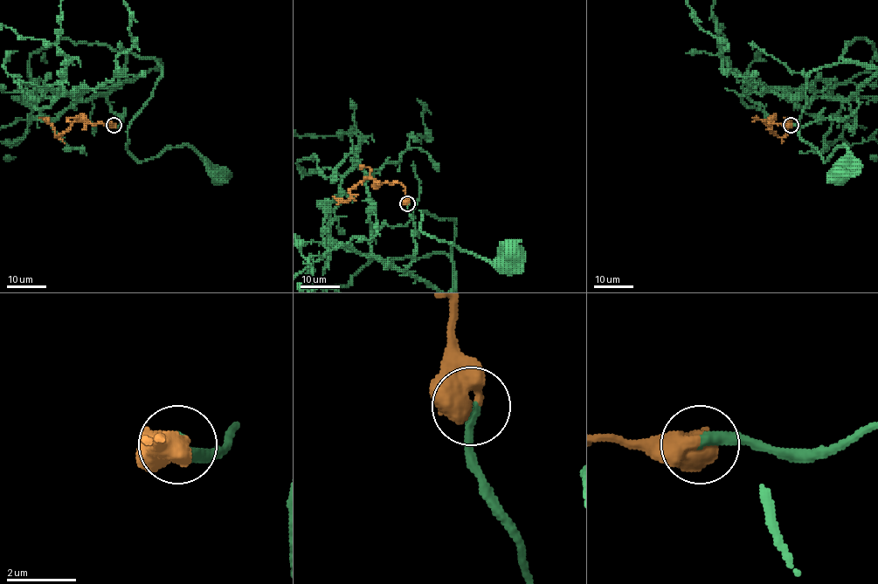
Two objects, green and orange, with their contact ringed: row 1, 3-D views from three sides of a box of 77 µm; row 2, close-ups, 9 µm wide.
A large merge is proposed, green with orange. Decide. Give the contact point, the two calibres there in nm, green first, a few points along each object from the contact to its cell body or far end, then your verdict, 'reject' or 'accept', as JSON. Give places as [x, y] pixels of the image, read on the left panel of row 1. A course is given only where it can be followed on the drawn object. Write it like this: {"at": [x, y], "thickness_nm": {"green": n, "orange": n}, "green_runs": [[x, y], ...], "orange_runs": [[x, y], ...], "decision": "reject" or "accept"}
{"at": [114, 125], "thickness_nm": {"green": 280, "orange": 750}, "green_runs": [[114, 125], [122, 119], [107, 94], [158, 62], [127, 150], [139, 161], [190, 146], [219, 171]], "orange_runs": [[114, 125], [79, 121], [55, 137], [54, 128], [39, 118]], "decision": "accept"}

